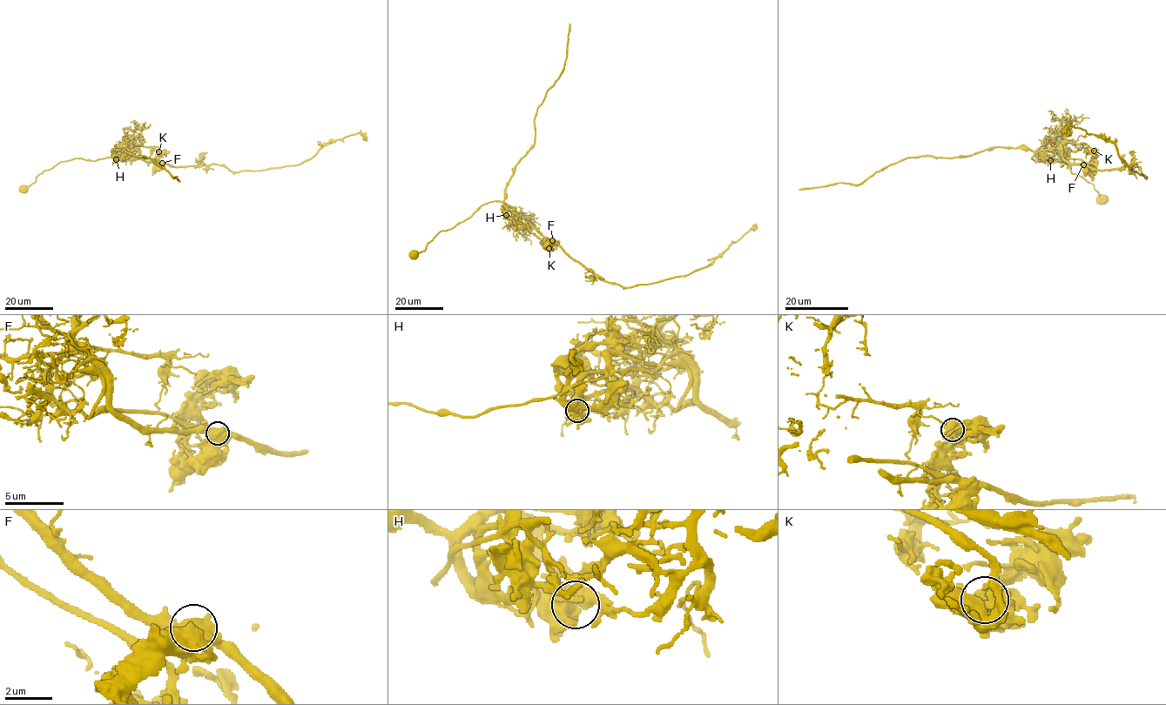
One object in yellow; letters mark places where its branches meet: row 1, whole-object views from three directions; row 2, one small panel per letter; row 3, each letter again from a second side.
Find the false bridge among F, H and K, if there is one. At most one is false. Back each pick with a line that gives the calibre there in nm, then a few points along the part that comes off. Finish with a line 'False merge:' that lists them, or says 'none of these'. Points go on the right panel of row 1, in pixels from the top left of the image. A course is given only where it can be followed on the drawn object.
F: calibre 750 nm; course (1083, 164), (1096, 163), (1060, 160), (1044, 144), (997, 147), (910, 157), (858, 184), (798, 190)
False merge: F

